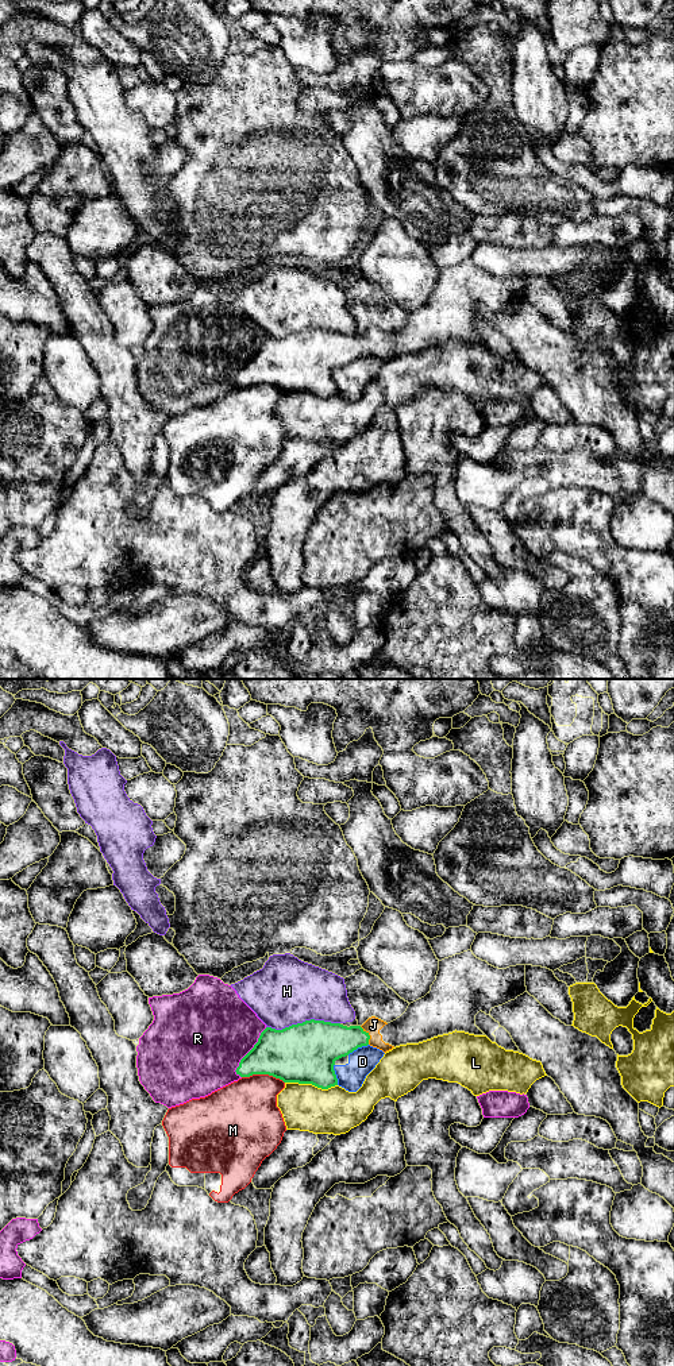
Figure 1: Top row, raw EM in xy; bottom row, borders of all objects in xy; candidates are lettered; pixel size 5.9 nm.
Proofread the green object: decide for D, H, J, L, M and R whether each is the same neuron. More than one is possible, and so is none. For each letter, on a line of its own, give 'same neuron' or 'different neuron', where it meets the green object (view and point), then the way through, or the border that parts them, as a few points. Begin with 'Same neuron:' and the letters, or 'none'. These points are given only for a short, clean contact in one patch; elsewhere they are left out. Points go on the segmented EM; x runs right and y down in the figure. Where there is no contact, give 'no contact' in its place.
Same neuron: J
D: different neuron; meets green in xy at (357, 1048)
H: different neuron; meets green in xy at (303, 1022)
J: same neuron; meets green in xy at (369, 1035); runs through xy (328, 1042), (369, 1035), (373, 1025)
L: different neuron; meets green in xy at (311, 1083); border along xy (285, 1081), (311, 1083), (322, 1088), (336, 1085)
M: different neuron; meets green in xy at (264, 1073)
R: different neuron; meets green in xy at (247, 1053)

